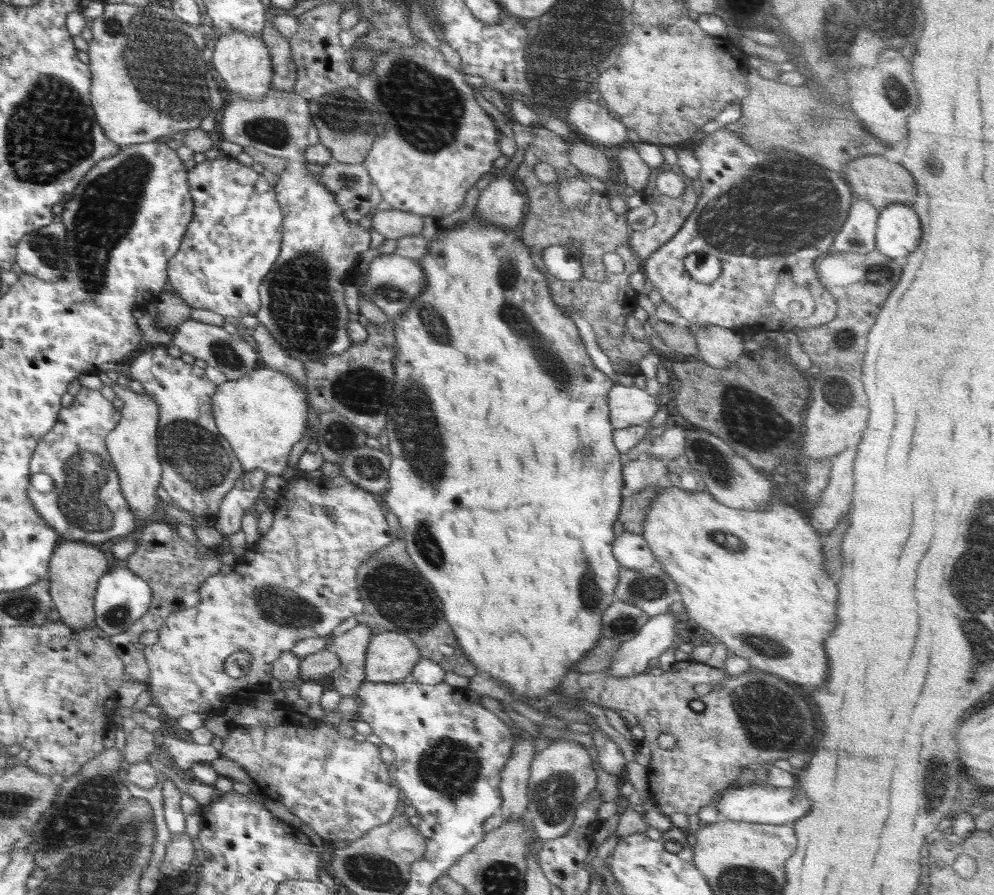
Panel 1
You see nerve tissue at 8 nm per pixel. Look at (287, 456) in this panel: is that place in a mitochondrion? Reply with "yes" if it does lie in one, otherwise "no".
no

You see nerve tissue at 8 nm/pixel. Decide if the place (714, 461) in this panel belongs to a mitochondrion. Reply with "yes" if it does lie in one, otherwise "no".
yes

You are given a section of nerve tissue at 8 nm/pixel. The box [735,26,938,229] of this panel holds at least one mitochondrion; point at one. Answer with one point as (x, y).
(900, 99)

